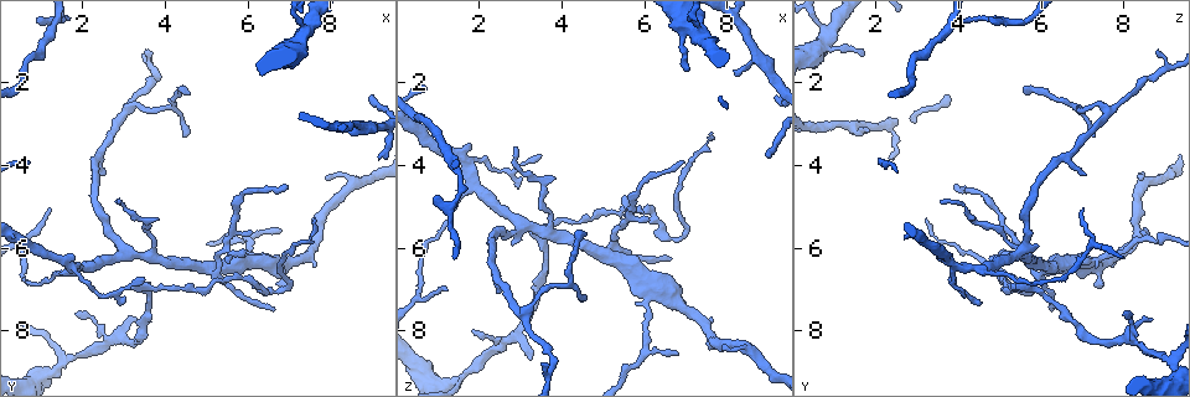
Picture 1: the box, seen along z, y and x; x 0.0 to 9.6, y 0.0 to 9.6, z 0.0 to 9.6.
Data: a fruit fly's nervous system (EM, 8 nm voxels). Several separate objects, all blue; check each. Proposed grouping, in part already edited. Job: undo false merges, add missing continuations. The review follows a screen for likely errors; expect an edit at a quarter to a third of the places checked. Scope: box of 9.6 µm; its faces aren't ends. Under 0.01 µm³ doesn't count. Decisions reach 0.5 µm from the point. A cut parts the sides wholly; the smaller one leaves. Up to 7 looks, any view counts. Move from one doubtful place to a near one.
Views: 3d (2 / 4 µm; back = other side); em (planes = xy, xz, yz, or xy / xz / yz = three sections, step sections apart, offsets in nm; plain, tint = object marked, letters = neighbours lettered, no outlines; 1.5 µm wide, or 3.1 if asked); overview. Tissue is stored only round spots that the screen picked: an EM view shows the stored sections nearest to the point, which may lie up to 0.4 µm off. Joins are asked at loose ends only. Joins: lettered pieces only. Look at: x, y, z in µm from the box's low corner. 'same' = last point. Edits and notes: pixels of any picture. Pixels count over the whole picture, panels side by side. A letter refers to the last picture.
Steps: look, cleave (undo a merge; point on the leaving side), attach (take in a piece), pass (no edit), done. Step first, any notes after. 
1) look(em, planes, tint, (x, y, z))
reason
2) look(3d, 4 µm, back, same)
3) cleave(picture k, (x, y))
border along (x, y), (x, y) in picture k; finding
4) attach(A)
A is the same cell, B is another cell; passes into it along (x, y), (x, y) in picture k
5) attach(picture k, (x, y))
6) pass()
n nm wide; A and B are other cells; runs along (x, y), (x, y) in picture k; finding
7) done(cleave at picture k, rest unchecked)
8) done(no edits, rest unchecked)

look(em, planes, letters, (7.60, 5.25, 3.25))
an open end

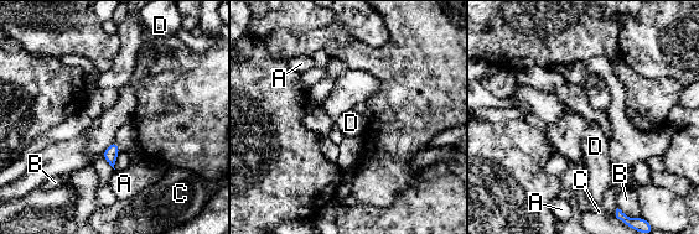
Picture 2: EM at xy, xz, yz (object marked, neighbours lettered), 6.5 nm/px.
pass()
90 nm wide; A, B, C and D are other cells; border along (114, 139), (102, 155) in picture 2; no lettered piece goes on from it

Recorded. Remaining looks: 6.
look(3d, 2 µm, (5.25, 6.45, 6.25))
four or more arms meet

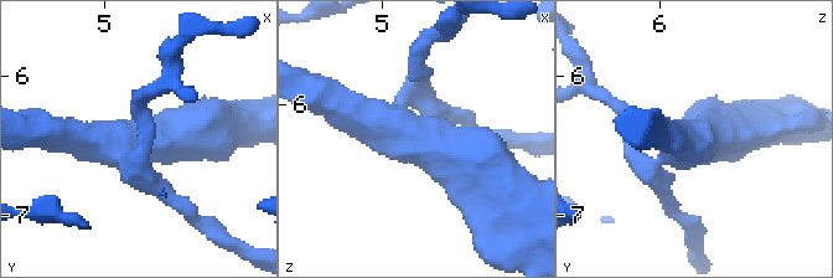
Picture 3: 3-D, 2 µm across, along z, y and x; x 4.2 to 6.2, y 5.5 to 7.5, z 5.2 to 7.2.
look(em, yz, step 8, tint, (5.22, 6.50, 6.22))

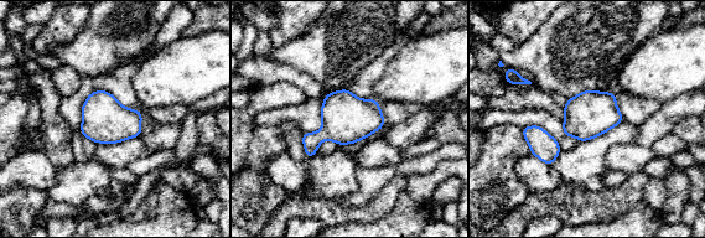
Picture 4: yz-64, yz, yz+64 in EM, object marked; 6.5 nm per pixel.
look(em, xz, step 4, letters, same)

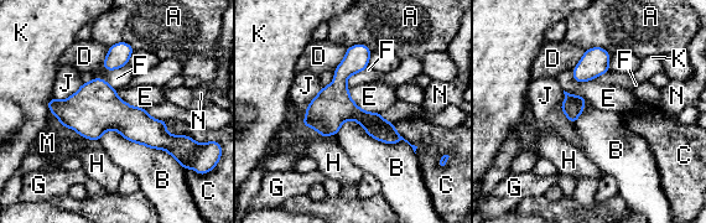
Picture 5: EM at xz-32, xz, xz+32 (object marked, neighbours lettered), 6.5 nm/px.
pass()
20 nm wide; A, B, C, D, E, F, G, H, J, K, M and N are other cells; border along (336, 134), (356, 120), (415, 154) in picture 5; one cell here

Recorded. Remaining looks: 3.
look(3d, 2 µm, (1.95, 6.45, 4.50))
thick turns thin

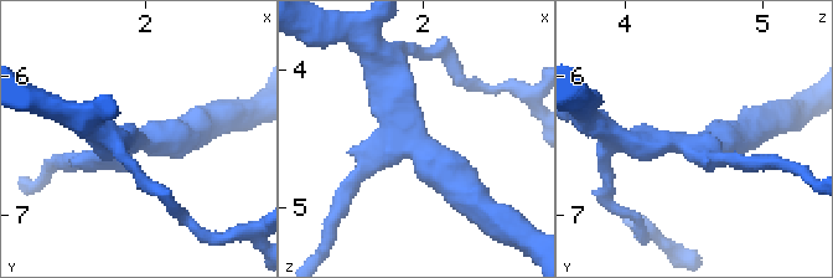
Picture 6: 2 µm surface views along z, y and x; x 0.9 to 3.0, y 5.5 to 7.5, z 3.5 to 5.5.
look(em, xz, step 8, tint, (1.90, 6.46, 4.56))
3 arms

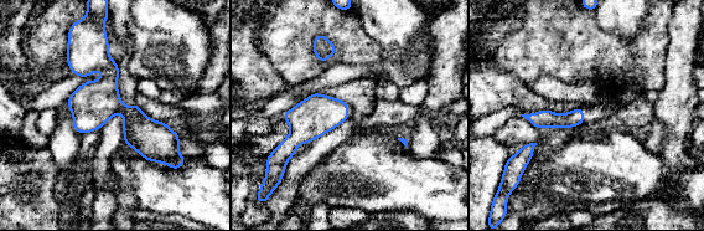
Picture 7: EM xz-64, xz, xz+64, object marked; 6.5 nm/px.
look(em, xy, step 8, letters, same)

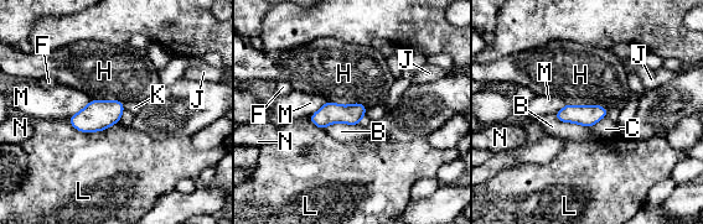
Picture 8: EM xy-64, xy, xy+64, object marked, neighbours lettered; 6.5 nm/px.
pass()
B, C, F, H, J, K, L, M and N are other cells; border along (565, 103), (600, 104), (606, 109) in picture 8; all the same cell

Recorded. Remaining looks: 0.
done(no edits, rest unchecked)

